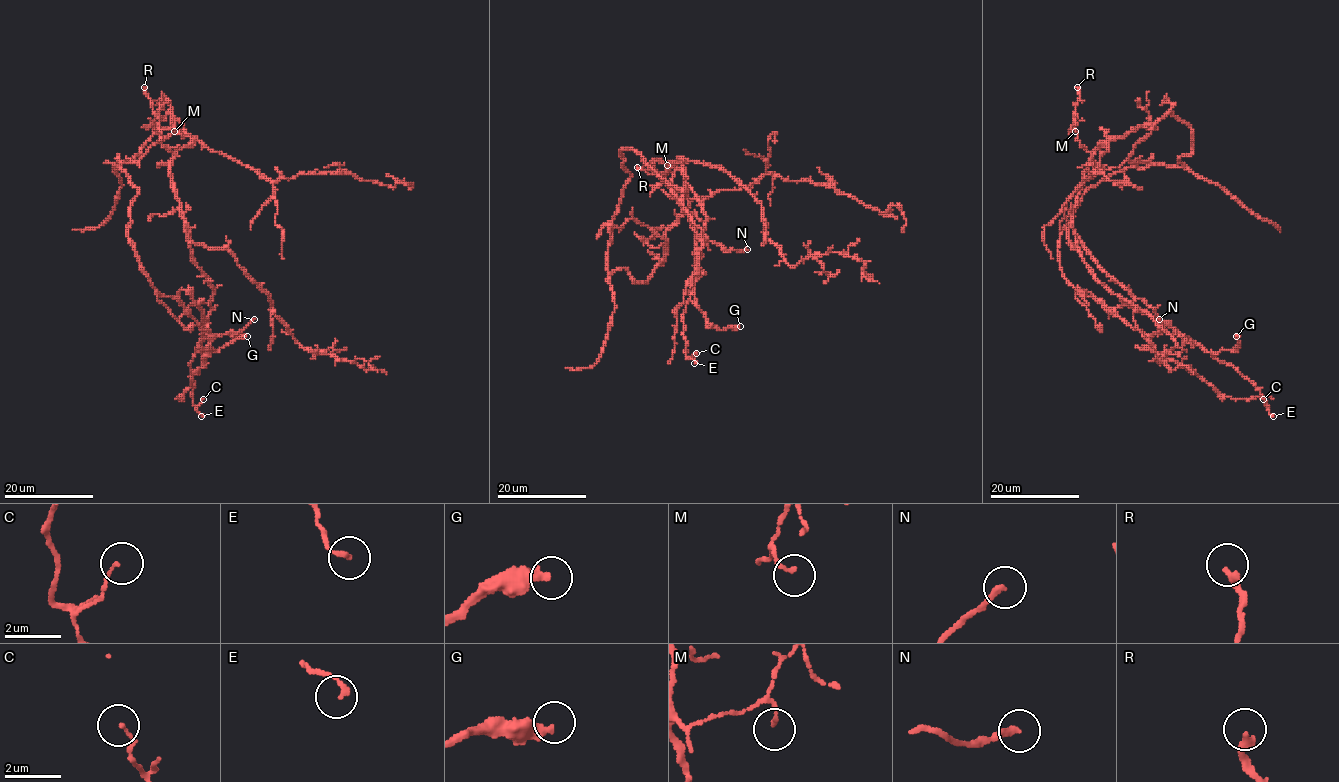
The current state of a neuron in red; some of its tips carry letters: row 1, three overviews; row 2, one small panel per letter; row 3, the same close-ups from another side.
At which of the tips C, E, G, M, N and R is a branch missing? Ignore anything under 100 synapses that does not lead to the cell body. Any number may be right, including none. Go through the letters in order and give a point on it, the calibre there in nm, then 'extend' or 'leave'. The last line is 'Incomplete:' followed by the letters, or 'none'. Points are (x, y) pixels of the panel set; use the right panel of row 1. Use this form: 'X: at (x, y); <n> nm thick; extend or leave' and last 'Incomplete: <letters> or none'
C: at (1263, 399); 90 nm thick; leave
E: at (1273, 416); 170 nm thick; leave
G: at (1236, 336); 400 nm thick; leave
M: at (1075, 131); 130 nm thick; leave
N: at (1159, 319); 220 nm thick; leave
R: at (1077, 87); 260 nm thick; leave
Incomplete: none

